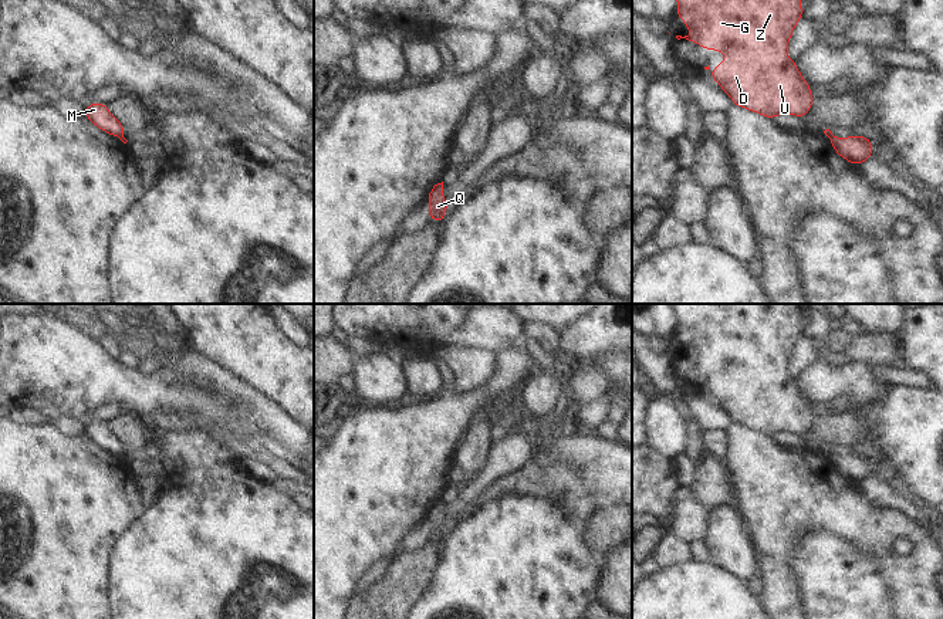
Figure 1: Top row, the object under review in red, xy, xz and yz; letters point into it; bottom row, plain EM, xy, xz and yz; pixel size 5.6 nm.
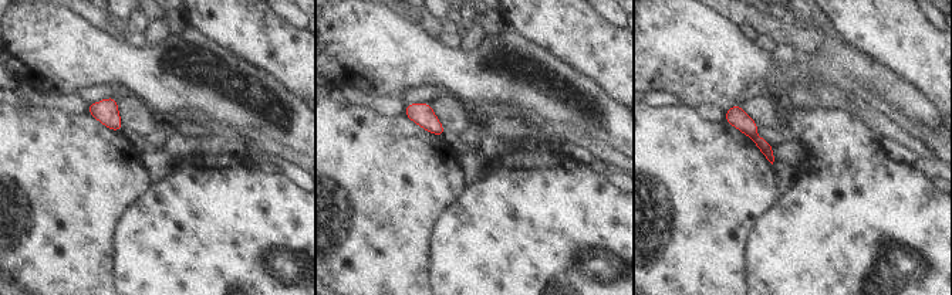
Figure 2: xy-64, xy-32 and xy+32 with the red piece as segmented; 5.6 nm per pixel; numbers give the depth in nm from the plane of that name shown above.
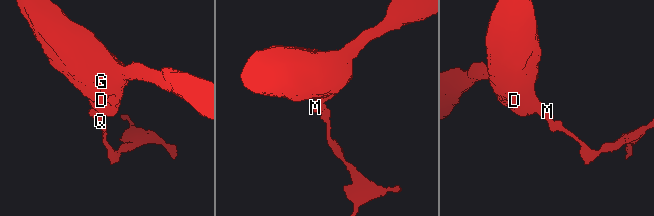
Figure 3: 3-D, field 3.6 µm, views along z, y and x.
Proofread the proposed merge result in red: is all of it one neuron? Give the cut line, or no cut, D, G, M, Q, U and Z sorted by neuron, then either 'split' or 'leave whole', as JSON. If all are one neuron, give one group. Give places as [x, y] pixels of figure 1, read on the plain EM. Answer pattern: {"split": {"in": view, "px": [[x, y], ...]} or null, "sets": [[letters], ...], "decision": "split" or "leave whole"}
{"split": {"in": "xy", "px": [[122, 453], [120, 456]]}, "sets": [["D", "G", "M", "U", "Z"], ["Q"]], "decision": "split"}

